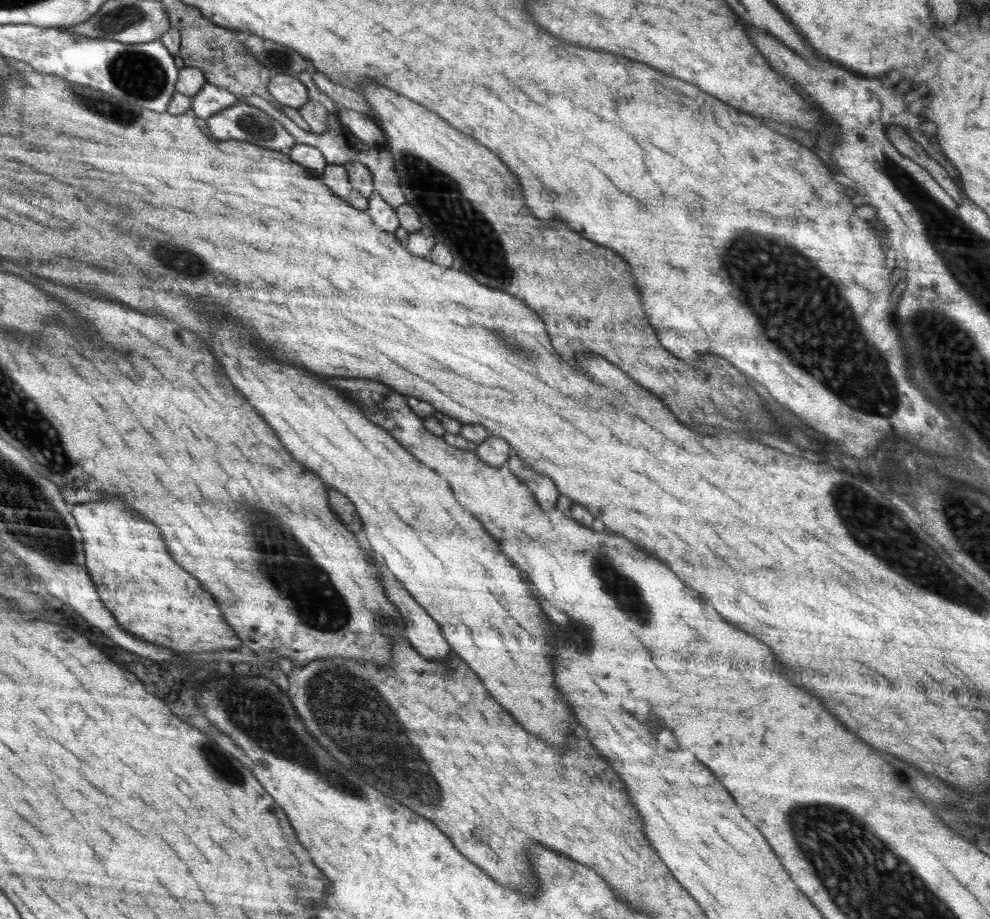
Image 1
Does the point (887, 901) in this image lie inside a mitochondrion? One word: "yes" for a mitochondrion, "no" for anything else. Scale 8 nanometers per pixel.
yes

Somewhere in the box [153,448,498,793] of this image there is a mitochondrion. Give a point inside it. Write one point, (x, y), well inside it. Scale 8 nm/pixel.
(286, 565)

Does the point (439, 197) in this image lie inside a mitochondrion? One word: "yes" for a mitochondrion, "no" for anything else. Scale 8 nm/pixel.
yes

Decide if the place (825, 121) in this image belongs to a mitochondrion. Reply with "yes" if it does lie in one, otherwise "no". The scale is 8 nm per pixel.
no

